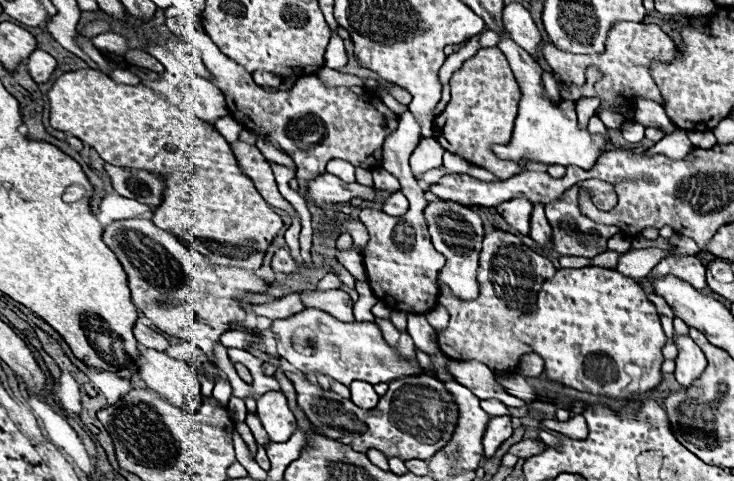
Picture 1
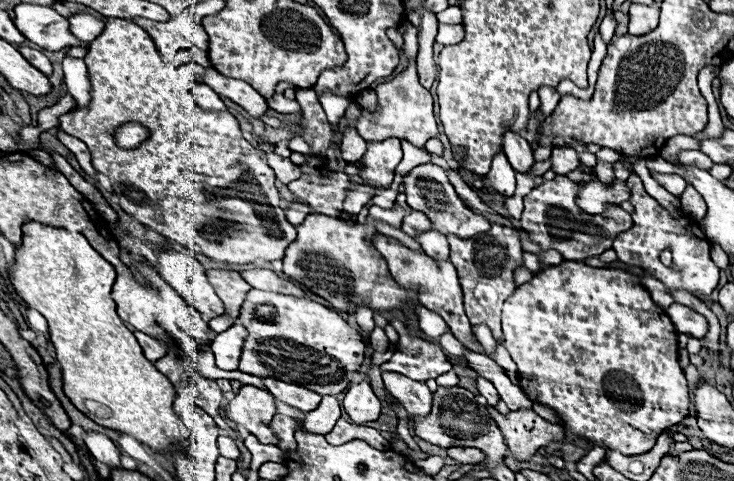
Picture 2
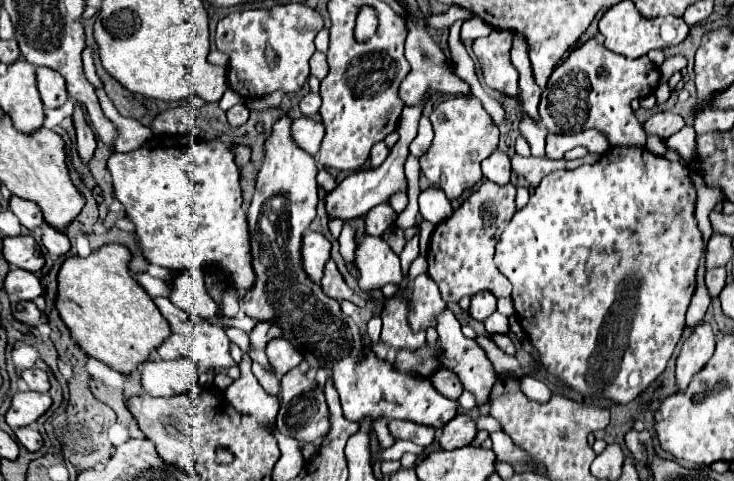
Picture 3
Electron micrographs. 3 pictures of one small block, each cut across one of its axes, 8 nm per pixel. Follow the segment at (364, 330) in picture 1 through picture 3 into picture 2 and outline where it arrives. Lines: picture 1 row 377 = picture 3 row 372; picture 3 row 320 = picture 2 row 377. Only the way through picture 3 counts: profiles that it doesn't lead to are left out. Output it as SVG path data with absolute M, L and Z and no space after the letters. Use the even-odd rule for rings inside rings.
M250 290L240 308L238 324L248 330L238 368L246 374L258 378L276 376L324 396L344 392L352 384L354 374L364 366L366 344L362 342L360 332L338 312L312 302L310 298Z

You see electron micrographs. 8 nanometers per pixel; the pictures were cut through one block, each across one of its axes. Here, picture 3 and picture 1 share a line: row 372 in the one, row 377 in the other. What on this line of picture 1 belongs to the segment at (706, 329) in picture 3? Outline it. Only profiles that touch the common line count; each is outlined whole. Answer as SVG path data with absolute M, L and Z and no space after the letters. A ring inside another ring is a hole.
M674 332L672 342L678 348L674 376L676 376L676 380L682 386L690 386L696 380L696 376L700 376L700 372L704 372L706 356L704 356L704 352L696 346L696 342L688 334Z

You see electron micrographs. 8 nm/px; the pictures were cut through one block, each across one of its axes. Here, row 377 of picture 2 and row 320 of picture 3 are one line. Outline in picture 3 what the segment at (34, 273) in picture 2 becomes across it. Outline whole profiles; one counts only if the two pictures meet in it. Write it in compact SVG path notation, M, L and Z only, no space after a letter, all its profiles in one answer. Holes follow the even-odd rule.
M120 244L102 246L100 250L92 252L88 258L78 258L78 256L66 258L58 272L58 296L56 296L56 308L60 312L60 318L68 326L78 346L90 358L104 362L106 366L124 376L136 370L138 364L144 364L150 358L150 352L156 350L170 336L168 322L162 318L152 298L136 284L136 280L132 280L128 272L128 260L130 252Z

